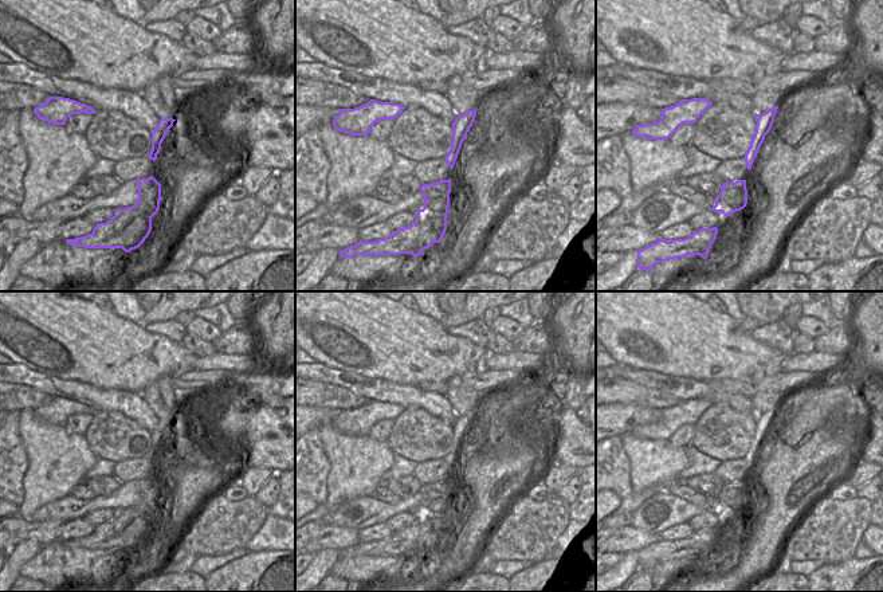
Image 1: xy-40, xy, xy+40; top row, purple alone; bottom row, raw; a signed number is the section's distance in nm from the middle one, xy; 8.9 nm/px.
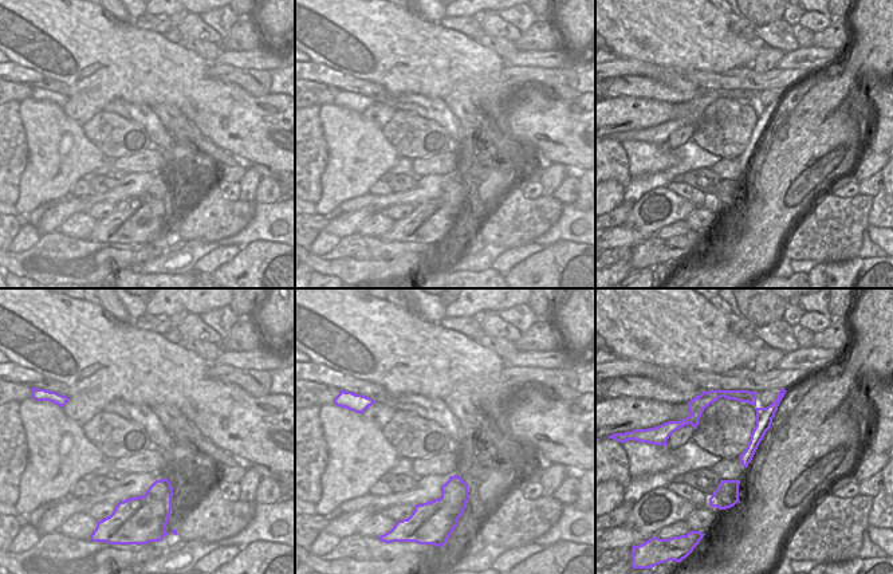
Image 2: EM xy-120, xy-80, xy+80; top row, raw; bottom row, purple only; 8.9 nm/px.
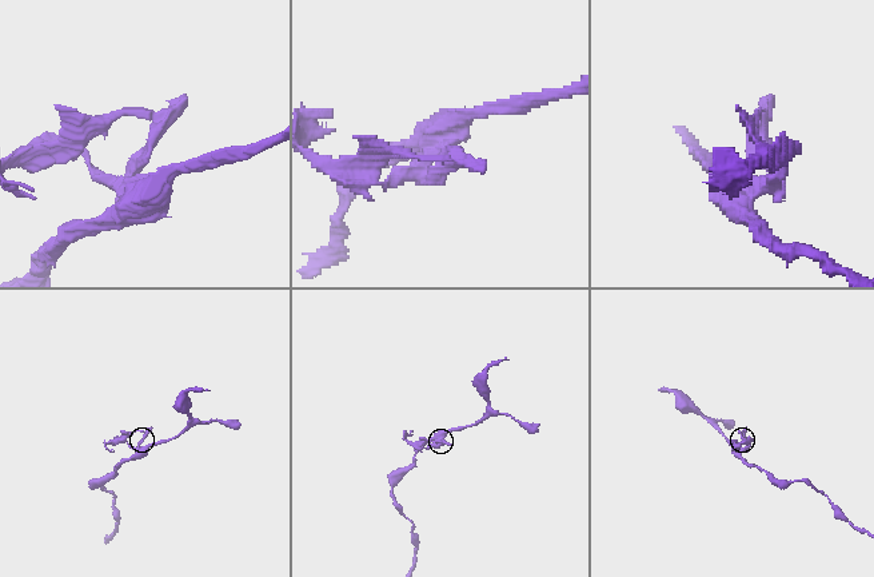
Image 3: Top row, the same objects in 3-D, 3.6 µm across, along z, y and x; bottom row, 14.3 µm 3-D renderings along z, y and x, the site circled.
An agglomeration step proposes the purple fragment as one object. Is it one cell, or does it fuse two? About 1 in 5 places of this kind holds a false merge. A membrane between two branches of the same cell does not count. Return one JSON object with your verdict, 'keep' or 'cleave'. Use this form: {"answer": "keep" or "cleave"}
{"answer": "cleave"}

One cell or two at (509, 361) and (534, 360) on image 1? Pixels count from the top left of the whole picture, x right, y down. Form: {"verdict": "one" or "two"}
{"verdict": "one"}

